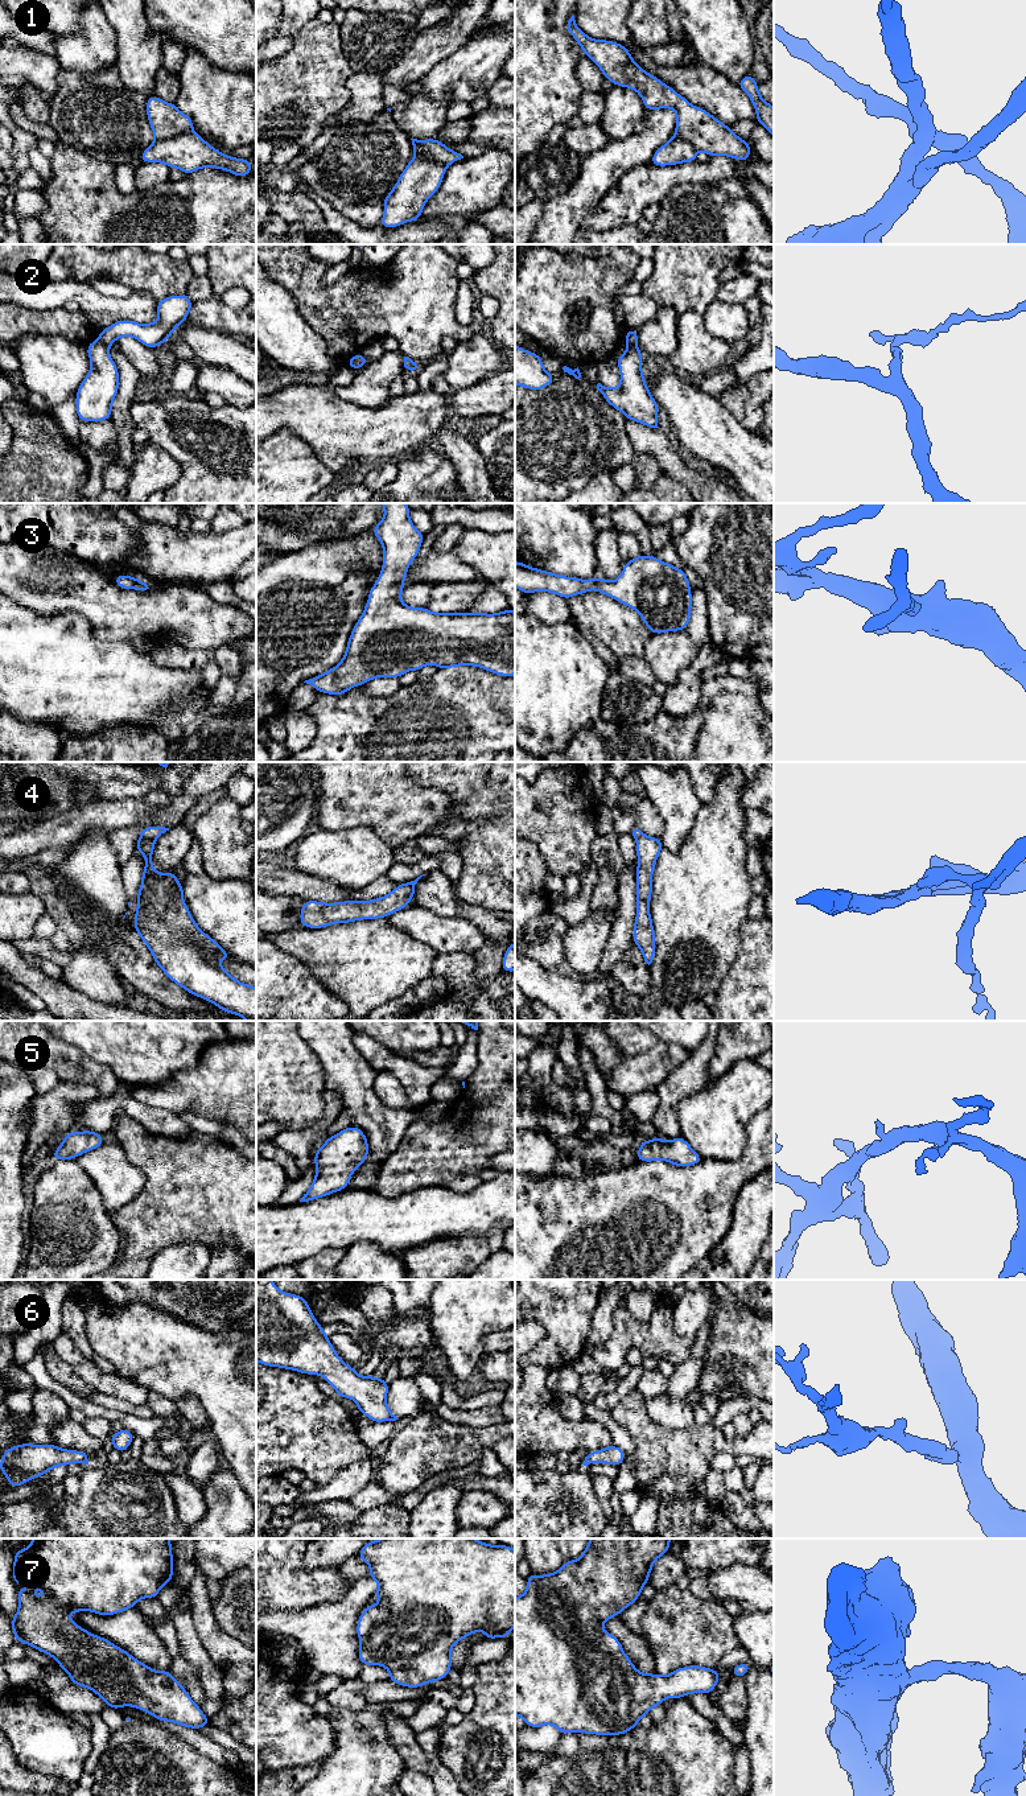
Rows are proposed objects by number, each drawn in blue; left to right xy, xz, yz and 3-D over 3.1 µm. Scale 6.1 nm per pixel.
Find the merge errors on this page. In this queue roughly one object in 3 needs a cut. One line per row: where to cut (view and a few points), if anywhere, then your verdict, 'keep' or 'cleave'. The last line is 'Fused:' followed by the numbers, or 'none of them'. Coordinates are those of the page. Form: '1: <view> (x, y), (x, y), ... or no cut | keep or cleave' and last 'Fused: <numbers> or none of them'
1: xy (192, 130), (156, 140) | cleave
2: xy (99, 338), (108, 346) | cleave
3: no cut | keep
4: xy (140, 836), (153, 840) | cleave
5: no cut | keep
6: no cut | keep
7: no cut | keep
Fused: 1, 2, 4

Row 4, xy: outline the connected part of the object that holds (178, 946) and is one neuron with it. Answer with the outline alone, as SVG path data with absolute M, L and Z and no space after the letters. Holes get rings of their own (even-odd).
M140 837L135 849L144 856L145 868L137 893L133 927L149 948L156 964L166 977L186 992L217 1005L219 1010L256 1021L256 986L235 980L222 965L210 960L211 957L228 960L231 955L197 926L184 902L184 887L174 872L160 874L154 870L152 861L154 840Z

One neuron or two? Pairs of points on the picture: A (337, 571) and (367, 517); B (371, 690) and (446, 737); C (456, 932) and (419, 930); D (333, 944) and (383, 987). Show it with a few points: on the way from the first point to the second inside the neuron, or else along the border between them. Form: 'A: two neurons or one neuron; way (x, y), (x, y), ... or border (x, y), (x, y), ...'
A: two neurons; border (370, 528), (355, 535)
B: two neurons; border (400, 687), (380, 696), (362, 691)
C: one neuron; way (446, 932), (428, 930)
D: one neuron; way (345, 956), (349, 960), (358, 962), (371, 975)

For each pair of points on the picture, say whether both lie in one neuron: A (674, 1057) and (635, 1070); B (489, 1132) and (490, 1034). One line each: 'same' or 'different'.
A: same
B: same

